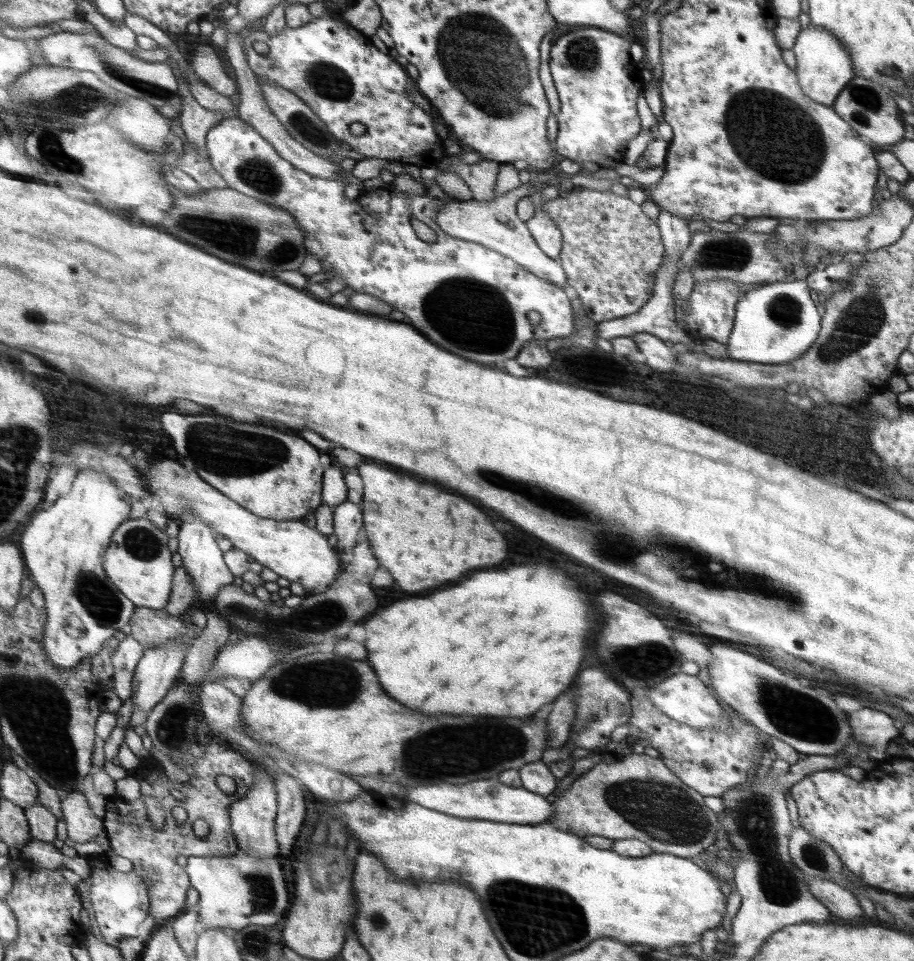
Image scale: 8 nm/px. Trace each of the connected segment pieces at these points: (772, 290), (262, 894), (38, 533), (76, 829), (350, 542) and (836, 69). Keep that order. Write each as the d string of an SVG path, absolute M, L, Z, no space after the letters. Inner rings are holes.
M795 279L794 282L764 284L743 294L735 307L735 326L726 344L728 358L758 364L786 364L800 359L820 335L820 314L810 298L808 282Z
M242 850L227 857L193 856L188 858L185 872L201 894L196 907L200 912L199 935L220 926L242 930L244 922L268 926L276 924L286 914L288 892L275 857L248 856Z
M92 468L91 470L81 470L75 478L72 490L54 502L52 508L48 506L46 512L44 512L44 510L38 512L36 518L32 520L30 528L28 528L26 534L22 536L22 550L25 560L27 561L27 568L30 570L31 576L36 580L37 586L42 589L46 600L45 606L48 608L48 613L50 613L50 620L48 620L46 628L46 638L44 638L44 647L48 649L48 657L50 657L50 659L60 667L72 669L72 667L76 667L76 665L82 663L84 658L93 658L95 654L98 654L98 652L104 648L104 644L106 644L108 640L123 636L123 632L126 632L128 624L131 624L132 622L132 615L136 614L137 604L133 600L130 600L130 598L124 594L124 591L120 590L118 585L110 579L110 575L108 575L105 566L108 548L110 548L110 544L115 542L116 532L125 524L126 521L128 521L128 518L133 512L133 504L126 502L124 494L126 494L126 491L120 488L120 485L118 485L112 477L108 476L108 473L101 472L101 470L95 470L95 468ZM70 618L80 618L86 626L68 626Z
M78 790L63 799L69 838L75 842L92 842L106 828L106 819L94 814L88 796Z
M348 500L336 505L333 510L334 517L334 533L338 537L338 547L344 548L347 554L356 545L358 534L363 528L362 518L362 501L358 504L350 502Z
M811 24L800 31L791 50L797 62L794 71L798 74L800 88L803 89L804 95L812 97L812 100L818 103L834 106L840 91L856 77L852 57L843 40L830 29Z

